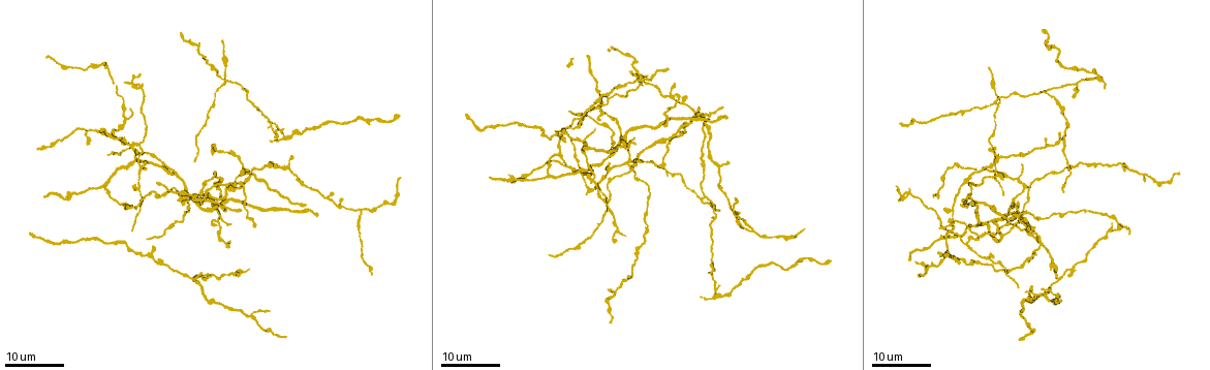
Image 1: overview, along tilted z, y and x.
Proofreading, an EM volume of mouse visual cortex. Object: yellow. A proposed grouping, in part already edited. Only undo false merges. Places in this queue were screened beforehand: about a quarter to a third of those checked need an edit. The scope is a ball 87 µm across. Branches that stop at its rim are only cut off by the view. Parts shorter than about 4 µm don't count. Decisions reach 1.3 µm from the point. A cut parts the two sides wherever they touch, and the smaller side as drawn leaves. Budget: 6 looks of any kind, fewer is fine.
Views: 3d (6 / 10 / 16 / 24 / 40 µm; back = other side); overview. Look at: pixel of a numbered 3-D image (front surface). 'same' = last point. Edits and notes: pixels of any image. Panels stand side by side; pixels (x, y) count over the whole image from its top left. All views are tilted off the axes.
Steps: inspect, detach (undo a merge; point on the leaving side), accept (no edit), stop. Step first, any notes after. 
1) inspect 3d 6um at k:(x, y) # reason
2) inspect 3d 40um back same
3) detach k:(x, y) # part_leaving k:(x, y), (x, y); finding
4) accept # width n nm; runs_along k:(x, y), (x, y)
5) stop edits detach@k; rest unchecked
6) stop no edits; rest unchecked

inspect 3d 16um at 1:(1016, 204) # three-way junction

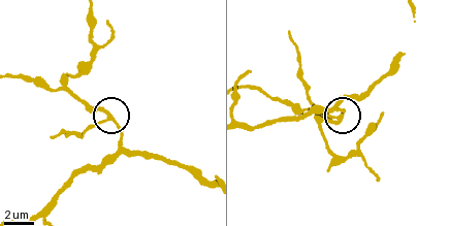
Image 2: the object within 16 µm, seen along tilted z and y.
inspect 3d 10um at 2:(340, 116) # closer look

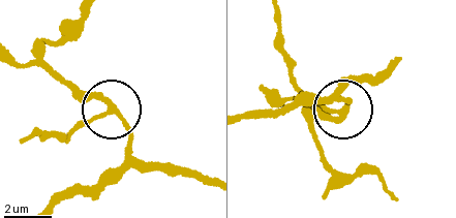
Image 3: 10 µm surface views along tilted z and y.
inspect 3d 10um back at 3:(108, 107)

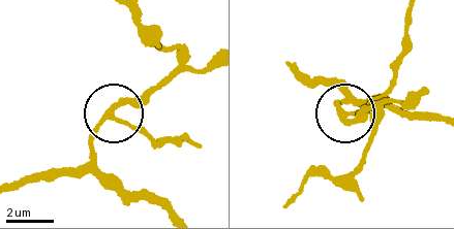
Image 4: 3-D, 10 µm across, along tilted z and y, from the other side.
accept # width 210 nm; runs_along 4:(19, 186), (85, 161), (109, 117), (156, 140); all the same neuron

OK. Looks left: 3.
inspect 3d 16um at 1:(176, 174) # three-way junction

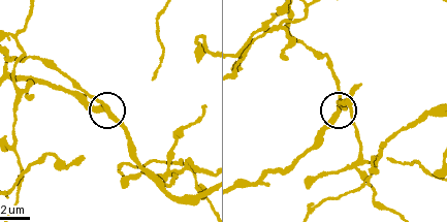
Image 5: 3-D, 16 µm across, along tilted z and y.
inspect 3d 6um same

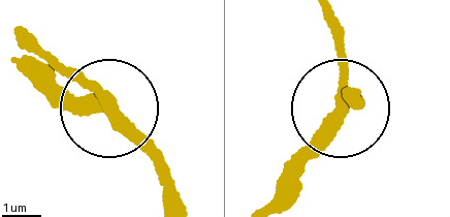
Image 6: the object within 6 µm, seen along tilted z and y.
accept # runs_along 6:(179, 205), (157, 157), (73, 67); one neuron here

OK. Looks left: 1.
stop no edits; rest unchecked

